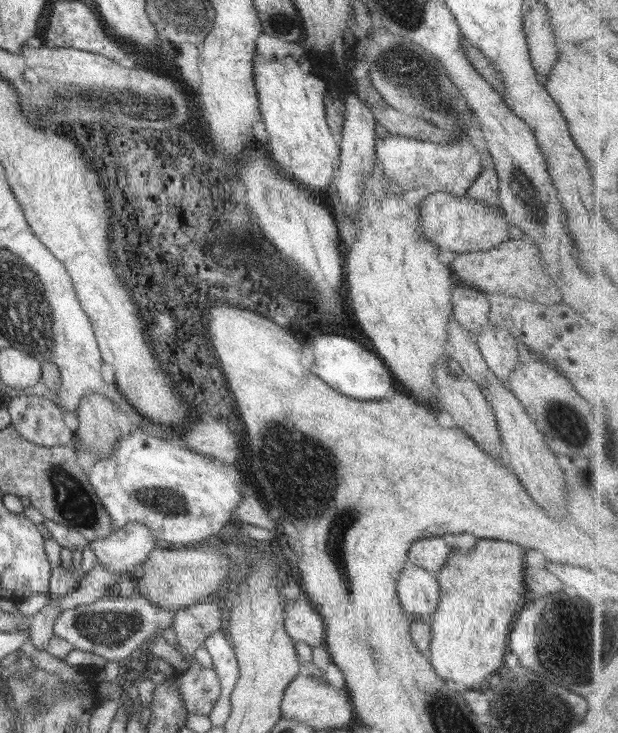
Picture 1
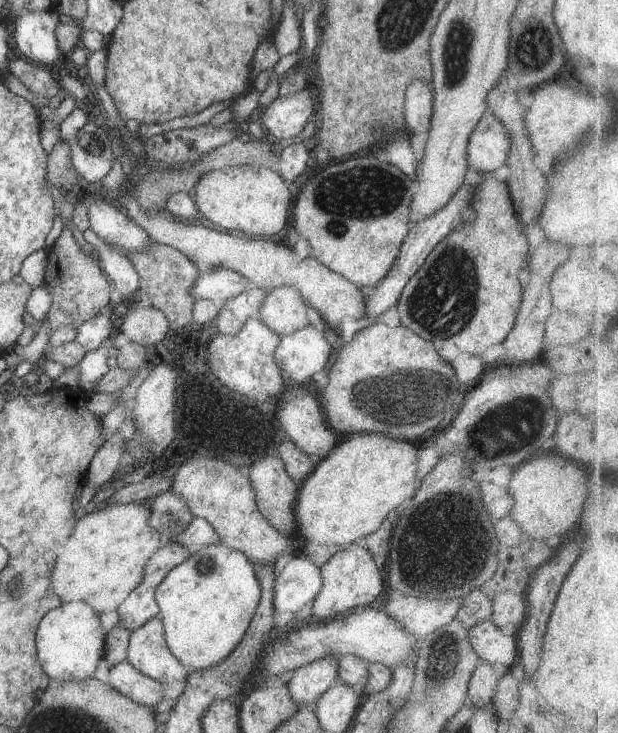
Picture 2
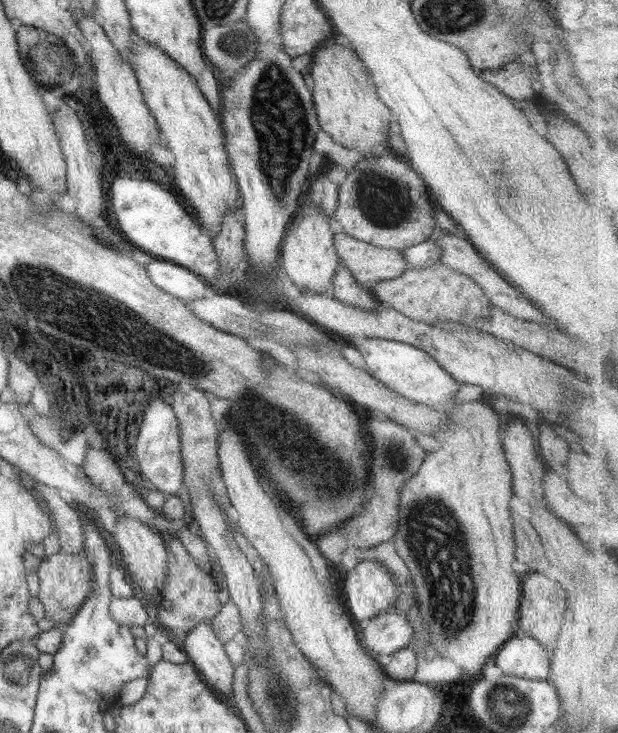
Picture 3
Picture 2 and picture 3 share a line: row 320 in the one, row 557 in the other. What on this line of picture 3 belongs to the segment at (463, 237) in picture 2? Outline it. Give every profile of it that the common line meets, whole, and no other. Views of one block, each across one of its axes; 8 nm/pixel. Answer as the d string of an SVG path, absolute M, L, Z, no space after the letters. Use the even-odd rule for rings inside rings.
M456 400L456 409L450 411L453 423L447 430L439 430L434 437L437 439L439 448L435 451L428 451L426 459L422 461L422 466L418 469L416 476L412 476L404 484L401 492L400 514L398 528L393 536L392 543L396 552L404 560L409 568L413 585L415 586L415 600L417 601L419 613L426 620L426 631L416 635L416 639L411 642L410 647L417 656L417 671L411 678L412 681L420 684L445 685L462 678L478 676L480 670L484 668L486 660L492 658L502 644L515 636L514 632L518 628L518 596L520 596L520 578L512 569L512 562L515 561L514 529L512 526L511 509L508 506L509 500L514 494L512 491L512 473L505 458L503 443L498 437L498 426L500 426L499 415L490 407L490 402L472 400L470 402L459 402Z

